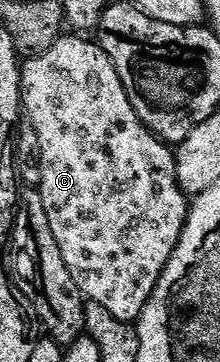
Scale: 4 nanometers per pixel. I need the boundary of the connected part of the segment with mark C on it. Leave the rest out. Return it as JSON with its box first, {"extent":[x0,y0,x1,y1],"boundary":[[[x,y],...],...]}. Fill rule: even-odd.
{"extent":[20,35,190,323],"boundary":[[[61,35],[52,49],[37,57],[27,58],[20,67],[20,104],[23,116],[34,127],[38,134],[40,148],[40,183],[39,191],[42,203],[46,203],[46,215],[50,219],[50,231],[54,231],[54,239],[58,243],[58,251],[62,251],[62,259],[66,259],[66,267],[70,271],[76,288],[84,294],[88,301],[98,303],[110,311],[118,319],[129,323],[140,320],[140,312],[146,307],[158,279],[163,275],[165,267],[170,263],[174,251],[180,242],[184,224],[188,222],[190,208],[189,198],[176,181],[175,152],[159,137],[155,137],[138,119],[134,107],[130,107],[130,99],[124,90],[122,79],[118,79],[118,71],[106,51],[100,49],[95,40],[87,41],[84,35]]]}

